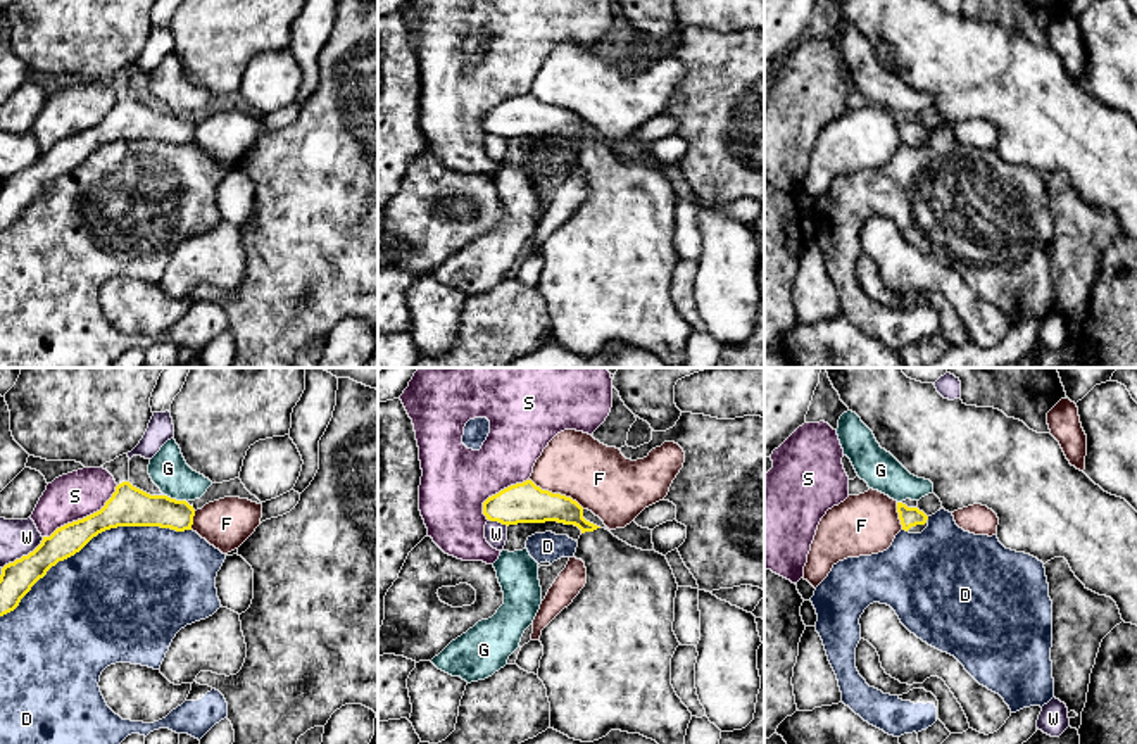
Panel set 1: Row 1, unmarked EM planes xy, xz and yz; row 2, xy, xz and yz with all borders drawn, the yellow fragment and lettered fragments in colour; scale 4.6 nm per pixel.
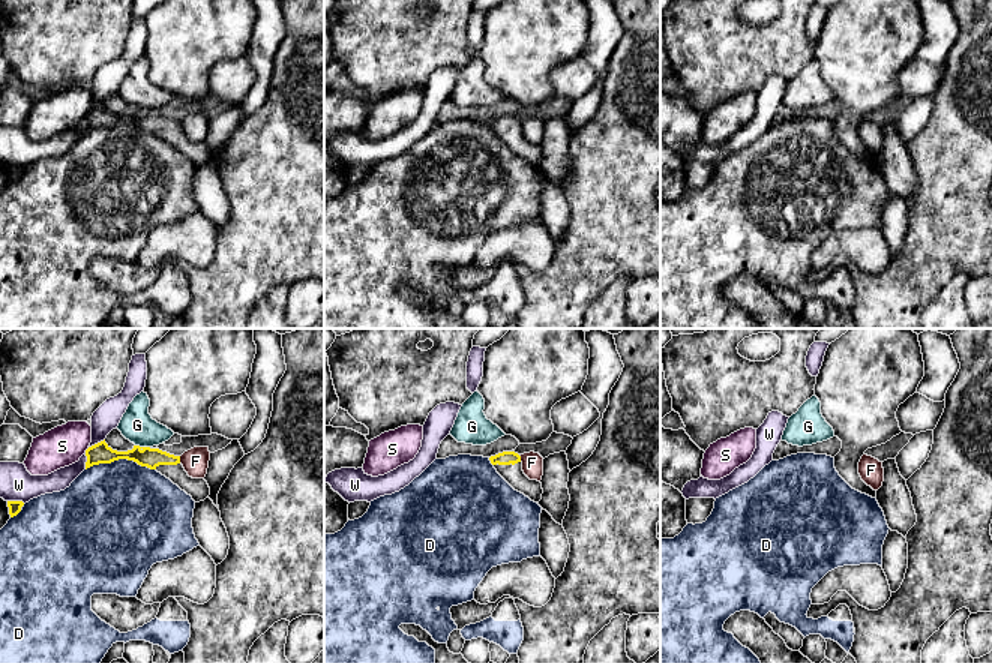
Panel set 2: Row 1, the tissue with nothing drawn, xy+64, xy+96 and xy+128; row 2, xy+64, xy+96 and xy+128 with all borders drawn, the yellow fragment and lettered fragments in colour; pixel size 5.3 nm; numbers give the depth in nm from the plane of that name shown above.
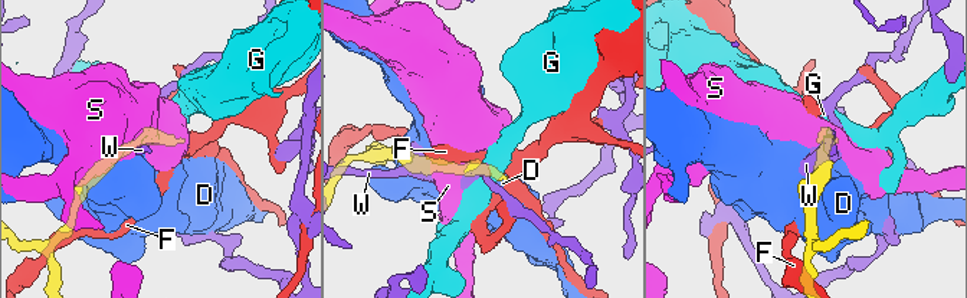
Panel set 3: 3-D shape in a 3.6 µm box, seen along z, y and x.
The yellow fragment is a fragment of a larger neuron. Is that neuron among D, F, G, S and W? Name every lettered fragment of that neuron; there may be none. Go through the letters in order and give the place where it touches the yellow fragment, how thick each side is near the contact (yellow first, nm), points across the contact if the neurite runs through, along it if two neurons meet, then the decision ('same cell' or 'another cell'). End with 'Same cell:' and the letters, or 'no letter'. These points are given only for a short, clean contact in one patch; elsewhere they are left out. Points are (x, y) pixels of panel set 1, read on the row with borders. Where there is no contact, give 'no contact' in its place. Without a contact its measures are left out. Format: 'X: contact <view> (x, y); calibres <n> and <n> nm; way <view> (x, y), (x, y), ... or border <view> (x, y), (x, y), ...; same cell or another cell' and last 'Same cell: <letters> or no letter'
D: contact xy (94, 535); calibres 190 and 480 nm; another cell
F: contact xz (558, 494); calibres 190 and 300 nm; border xz (530, 479), (542, 489), (570, 496), (584, 508); another cell
G: contact xy (175, 499); calibres 190 and 180 nm; border xy (164, 494), (187, 503); another cell
S: contact xy (83, 518); calibres 190 and 220 nm; another cell
W: contact xy (23, 556); calibres 160 and 180 nm; another cell
Same cell: no letter

